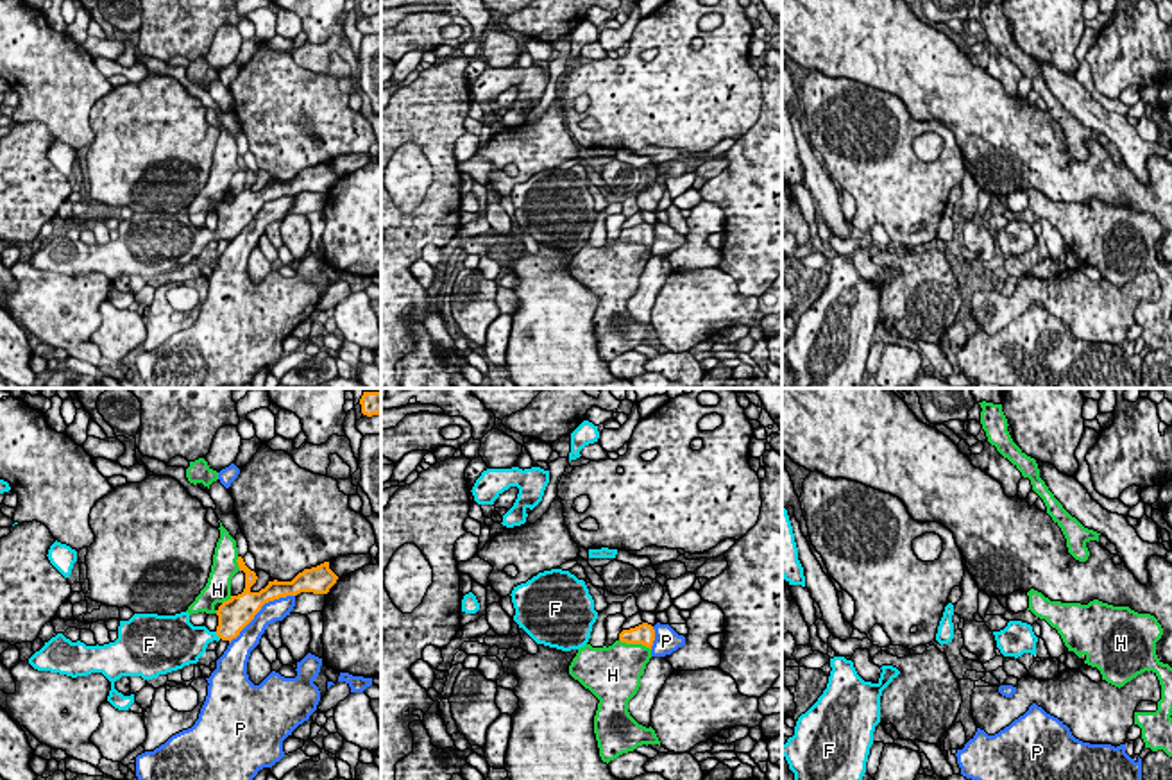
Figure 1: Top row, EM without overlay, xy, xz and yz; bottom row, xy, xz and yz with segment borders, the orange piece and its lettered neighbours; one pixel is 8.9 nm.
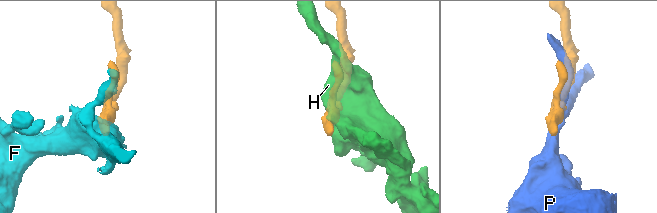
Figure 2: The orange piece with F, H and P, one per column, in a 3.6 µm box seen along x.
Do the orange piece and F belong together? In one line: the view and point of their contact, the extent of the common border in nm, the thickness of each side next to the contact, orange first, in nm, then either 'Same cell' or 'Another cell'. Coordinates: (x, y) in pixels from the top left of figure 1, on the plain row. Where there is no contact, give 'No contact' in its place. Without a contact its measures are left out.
Touches orange at xy (219, 235). Shared border 80 nm. Thickness 300 nm (orange) against 280 nm. Same cell

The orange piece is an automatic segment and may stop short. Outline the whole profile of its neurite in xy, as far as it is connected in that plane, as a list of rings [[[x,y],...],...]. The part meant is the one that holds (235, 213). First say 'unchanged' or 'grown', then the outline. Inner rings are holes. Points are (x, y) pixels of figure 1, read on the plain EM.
grown | [[[242,156],[236,161],[245,172],[245,188],[218,206],[215,231],[206,225],[193,225],[188,211],[175,215],[134,213],[129,220],[120,220],[115,242],[86,245],[57,233],[29,258],[29,263],[38,270],[72,277],[102,272],[111,281],[107,301],[118,309],[129,309],[134,293],[123,295],[115,288],[115,281],[122,276],[152,279],[197,263],[209,242],[236,238],[265,202],[301,191],[327,193],[338,179],[329,168],[329,161],[324,161],[304,168],[292,181],[274,179],[259,191],[252,191],[251,186],[258,179],[256,172],[245,165]]]

